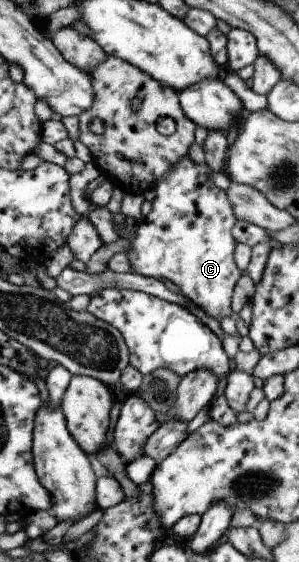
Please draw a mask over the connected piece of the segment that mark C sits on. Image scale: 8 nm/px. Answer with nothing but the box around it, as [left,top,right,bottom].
[128,154,241,323]

